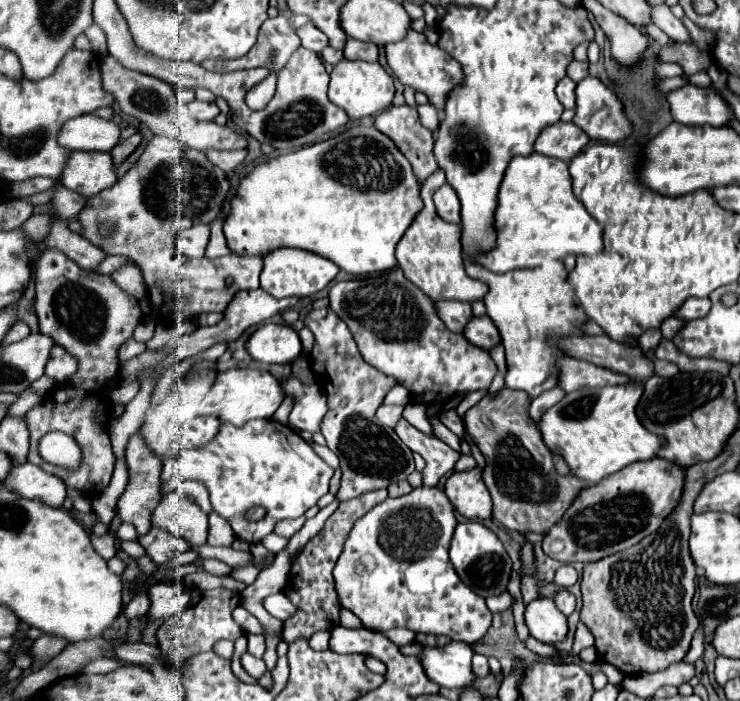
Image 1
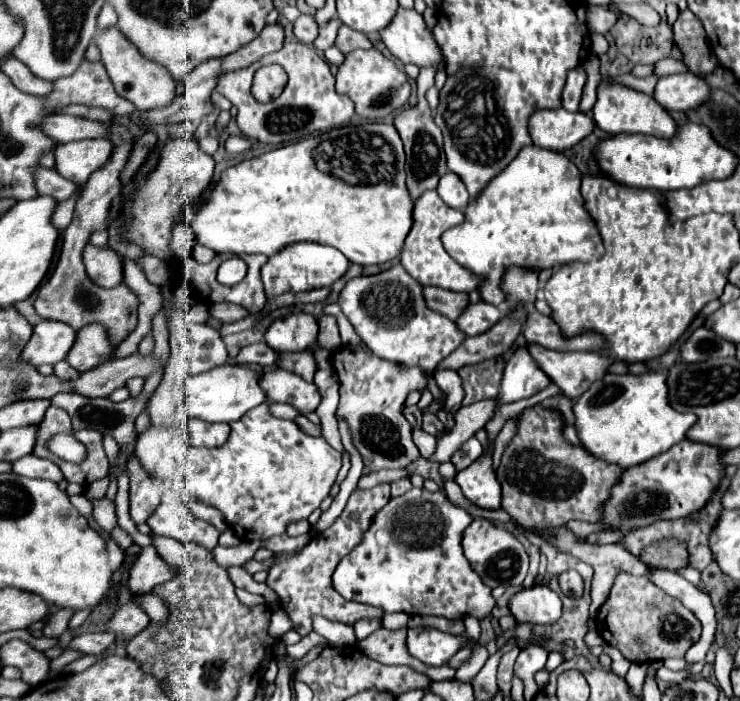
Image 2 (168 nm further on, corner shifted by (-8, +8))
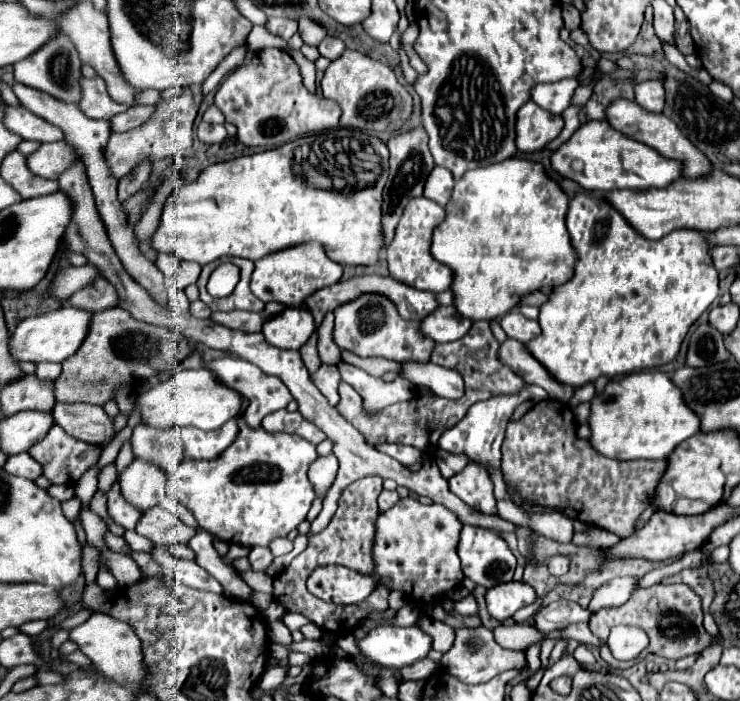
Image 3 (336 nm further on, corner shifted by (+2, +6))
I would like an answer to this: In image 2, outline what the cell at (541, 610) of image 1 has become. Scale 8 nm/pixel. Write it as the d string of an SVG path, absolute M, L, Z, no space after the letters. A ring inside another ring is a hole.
M534 585L510 599L510 611L522 623L552 625L562 617L562 601L552 589Z

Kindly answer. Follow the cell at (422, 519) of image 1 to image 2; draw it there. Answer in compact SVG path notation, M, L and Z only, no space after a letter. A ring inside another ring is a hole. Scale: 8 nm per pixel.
M414 487L402 497L392 497L376 513L360 545L338 563L332 583L344 599L380 607L384 615L436 615L450 621L476 617L482 621L496 601L492 589L480 581L462 555L460 541L470 523L472 515L446 499L442 489L432 493L424 487ZM380 529L390 533L390 541L384 547L376 541L376 531Z

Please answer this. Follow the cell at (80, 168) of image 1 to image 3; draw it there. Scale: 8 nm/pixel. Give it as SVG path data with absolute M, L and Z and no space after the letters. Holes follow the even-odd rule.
M42 143L34 153L26 157L30 171L44 179L58 179L64 169L68 169L78 159L76 151L66 143Z

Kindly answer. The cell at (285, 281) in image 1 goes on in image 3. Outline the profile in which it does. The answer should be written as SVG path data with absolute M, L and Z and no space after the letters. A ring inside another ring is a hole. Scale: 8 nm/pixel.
M302 243L302 245L294 245L290 249L282 249L278 253L270 253L266 257L262 257L262 261L256 261L250 287L252 287L252 293L264 303L276 301L286 307L300 307L304 303L304 299L310 297L310 293L314 293L322 287L334 285L340 277L342 277L342 265L330 261L326 257L322 245Z

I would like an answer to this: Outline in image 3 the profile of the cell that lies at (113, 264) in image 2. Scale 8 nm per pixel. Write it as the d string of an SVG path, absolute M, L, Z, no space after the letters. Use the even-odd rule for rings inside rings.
M106 279L94 281L90 287L78 291L74 297L70 297L70 305L76 305L78 309L86 309L90 313L106 311L118 305L118 293L114 285L110 285Z

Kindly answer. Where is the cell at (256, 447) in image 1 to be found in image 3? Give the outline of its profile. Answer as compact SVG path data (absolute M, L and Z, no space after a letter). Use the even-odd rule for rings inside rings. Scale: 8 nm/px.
M238 417L238 427L240 433L236 441L222 453L222 457L212 461L182 461L176 473L184 483L184 487L178 487L178 499L194 513L198 525L216 539L240 543L244 547L268 545L276 537L286 537L306 519L306 513L316 497L306 471L318 453L316 447L302 437L294 437L290 433L266 433L262 427L250 429L242 417Z

